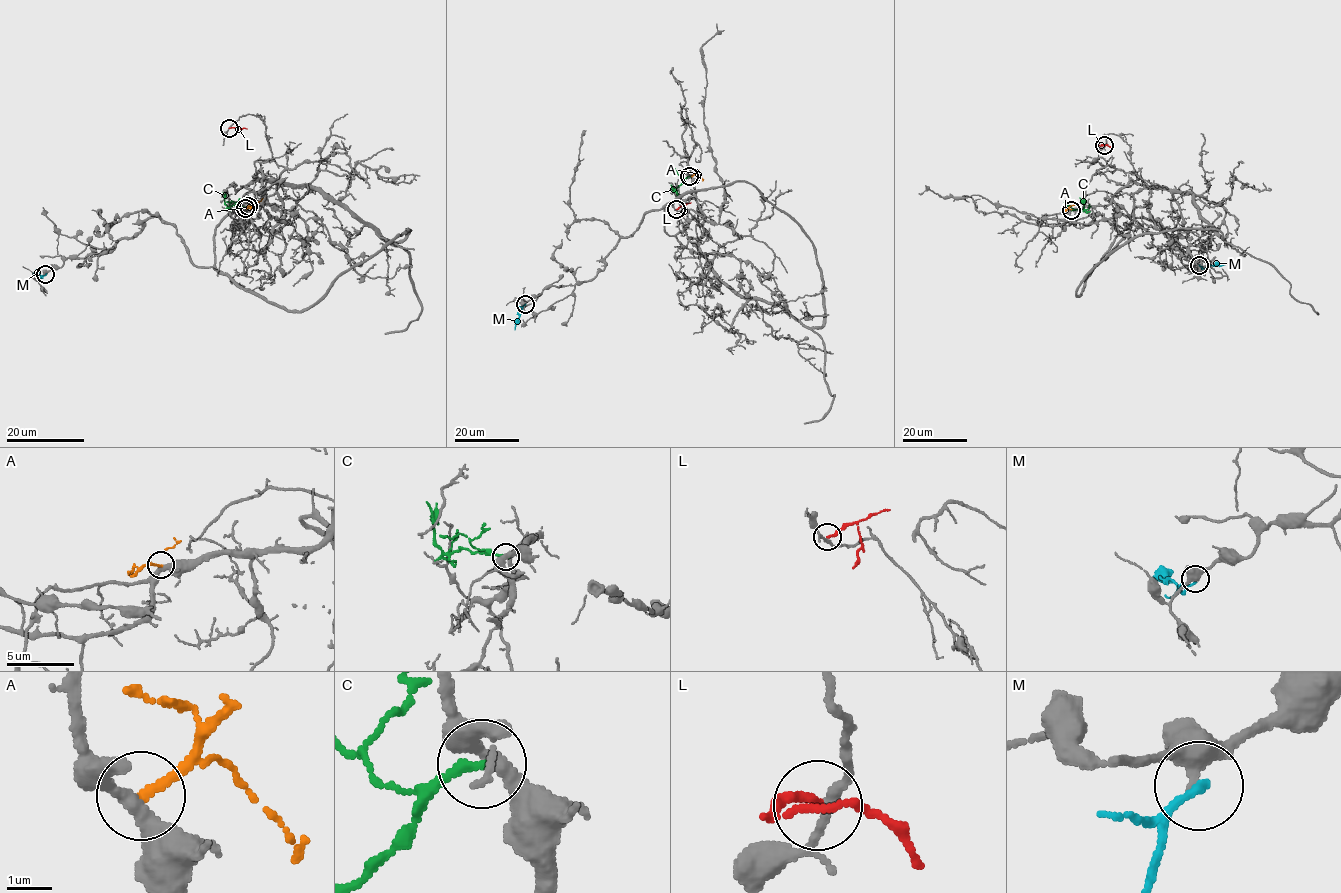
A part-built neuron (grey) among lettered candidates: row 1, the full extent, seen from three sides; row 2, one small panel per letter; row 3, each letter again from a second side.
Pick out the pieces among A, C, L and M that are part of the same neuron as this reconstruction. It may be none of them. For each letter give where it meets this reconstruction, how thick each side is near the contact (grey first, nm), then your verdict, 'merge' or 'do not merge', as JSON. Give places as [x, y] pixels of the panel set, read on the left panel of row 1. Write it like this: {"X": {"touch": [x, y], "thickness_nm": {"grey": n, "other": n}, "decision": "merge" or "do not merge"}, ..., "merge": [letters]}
{"A": {"touch": [248, 206], "thickness_nm": {"grey": 380, "other": 180}, "decision": "do not merge"}, "C": {"touch": [245, 208], "thickness_nm": {"grey": 420, "other": 200}, "decision": "do not merge"}, "L": {"touch": [229, 128], "thickness_nm": {"grey": 200, "other": 190}, "decision": "do not merge"}, "M": {"touch": [45, 274], "thickness_nm": {"grey": 320, "other": 180}, "decision": "do not merge"}, "merge": []}

